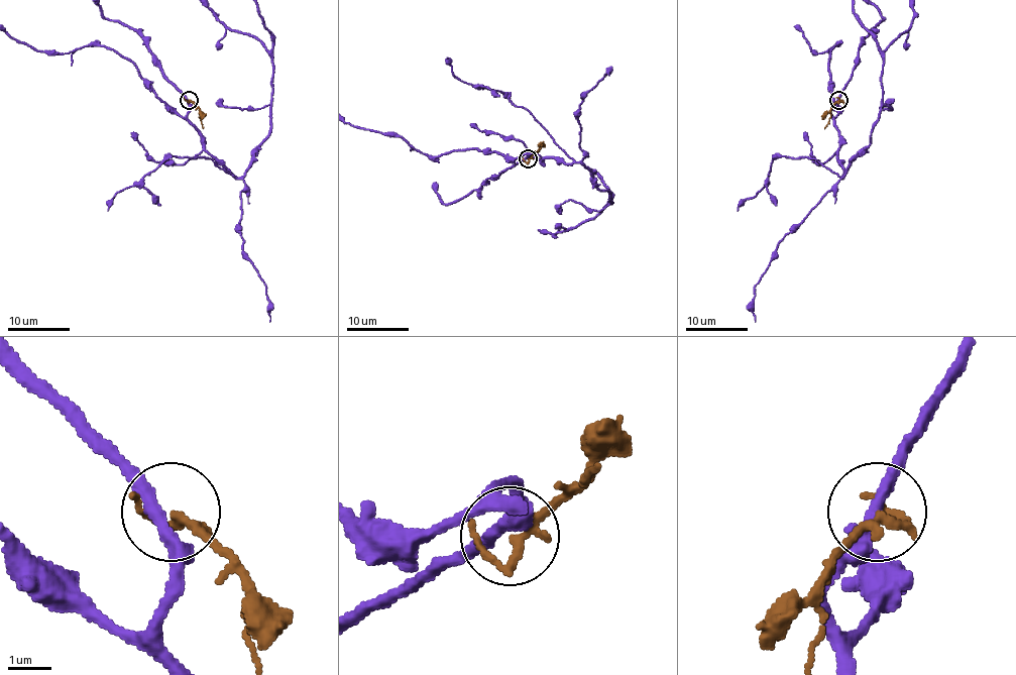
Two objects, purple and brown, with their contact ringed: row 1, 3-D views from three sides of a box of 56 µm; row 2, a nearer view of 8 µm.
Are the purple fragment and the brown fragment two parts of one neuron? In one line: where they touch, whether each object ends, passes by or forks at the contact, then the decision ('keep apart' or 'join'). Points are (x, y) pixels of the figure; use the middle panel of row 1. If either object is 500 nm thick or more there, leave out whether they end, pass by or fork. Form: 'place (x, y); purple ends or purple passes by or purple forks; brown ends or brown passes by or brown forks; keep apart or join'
place (528, 158); purple passes by; brown passes by; keep apart

